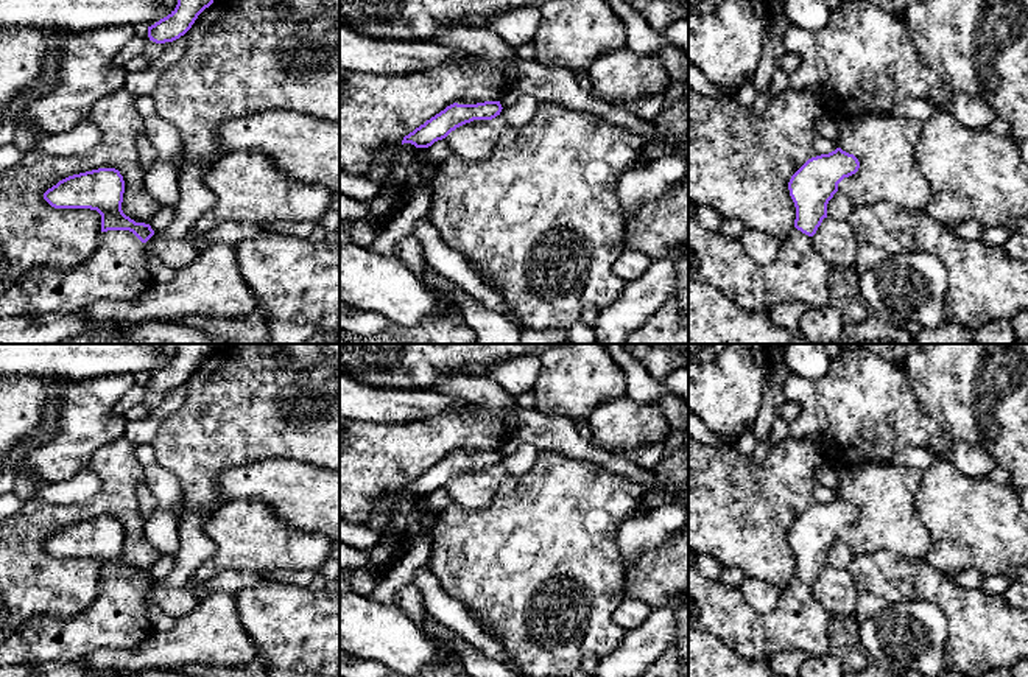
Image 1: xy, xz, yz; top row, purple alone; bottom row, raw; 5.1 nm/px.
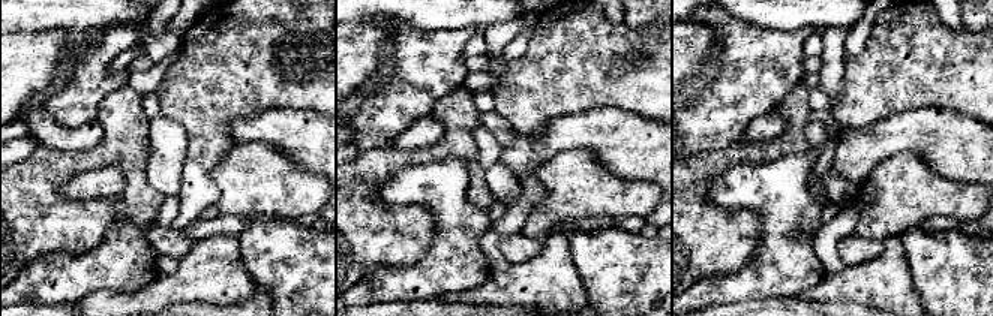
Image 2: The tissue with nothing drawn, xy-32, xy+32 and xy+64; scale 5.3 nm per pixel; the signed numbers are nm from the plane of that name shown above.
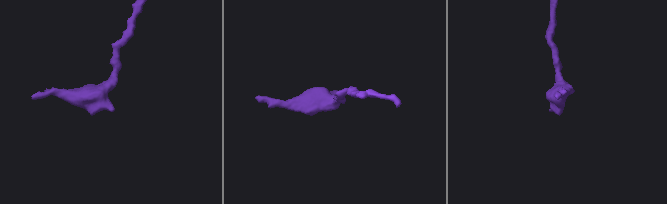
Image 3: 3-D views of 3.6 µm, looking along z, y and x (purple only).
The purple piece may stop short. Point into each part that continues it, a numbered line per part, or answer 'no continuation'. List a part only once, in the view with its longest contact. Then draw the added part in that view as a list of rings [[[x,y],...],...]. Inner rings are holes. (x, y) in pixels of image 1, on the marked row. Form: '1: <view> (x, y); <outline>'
1: xy (117, 270); [[[129,230],[101,232],[89,258],[73,269],[34,268],[0,296],[2,316],[83,311],[97,300],[132,300],[153,283],[143,243]]]

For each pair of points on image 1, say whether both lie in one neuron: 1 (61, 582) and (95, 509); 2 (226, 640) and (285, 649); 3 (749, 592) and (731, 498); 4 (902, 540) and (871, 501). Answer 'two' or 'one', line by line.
1: one
2: two
3: two
4: one

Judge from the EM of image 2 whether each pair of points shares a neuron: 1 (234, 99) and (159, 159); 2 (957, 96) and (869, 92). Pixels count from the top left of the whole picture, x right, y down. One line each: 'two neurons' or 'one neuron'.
1: two neurons
2: one neuron

